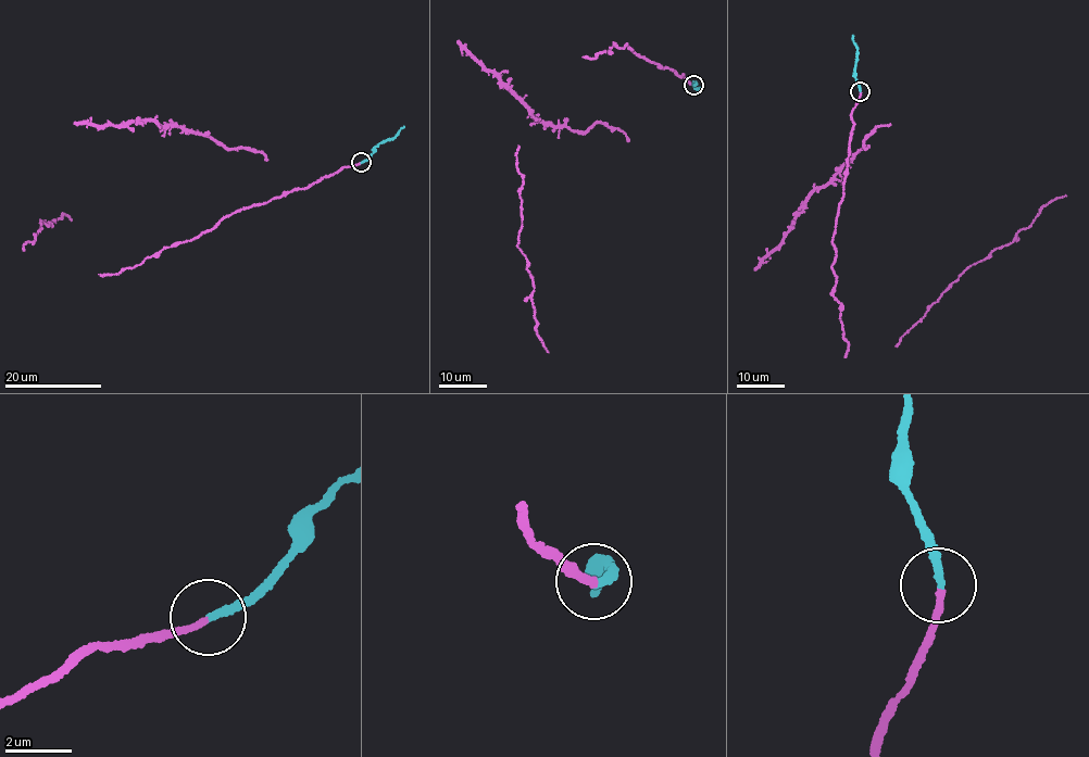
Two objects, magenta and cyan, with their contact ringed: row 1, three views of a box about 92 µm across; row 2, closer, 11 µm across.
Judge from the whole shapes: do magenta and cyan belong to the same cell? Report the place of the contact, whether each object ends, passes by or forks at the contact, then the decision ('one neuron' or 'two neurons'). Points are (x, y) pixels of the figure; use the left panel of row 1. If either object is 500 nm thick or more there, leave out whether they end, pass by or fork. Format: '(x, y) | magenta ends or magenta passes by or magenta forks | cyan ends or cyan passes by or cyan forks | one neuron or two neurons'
(361, 162) | magenta ends | cyan ends | one neuron

